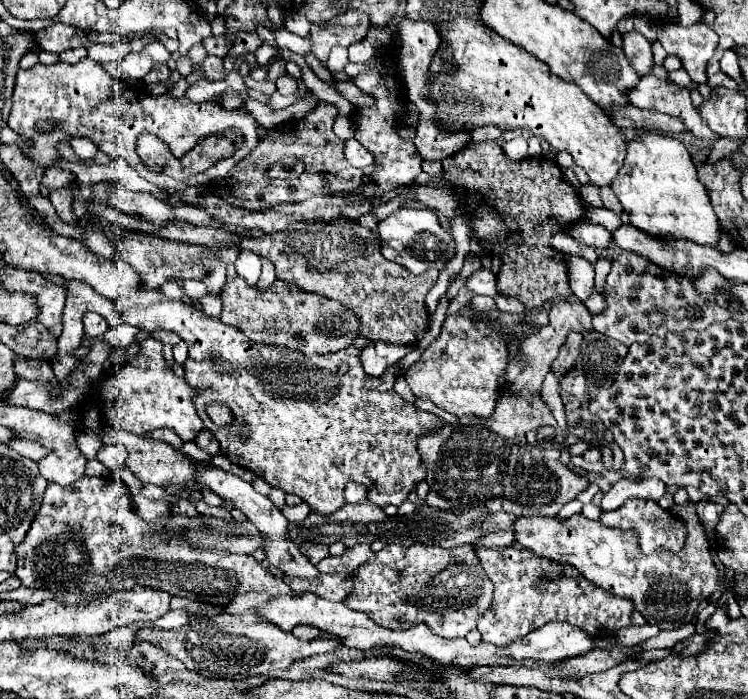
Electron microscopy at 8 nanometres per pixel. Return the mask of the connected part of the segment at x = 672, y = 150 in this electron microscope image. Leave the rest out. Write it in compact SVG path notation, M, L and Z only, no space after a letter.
M653 132L637 134L635 140L627 142L627 156L625 156L623 168L619 170L611 188L617 194L619 202L623 204L625 212L631 216L631 224L637 226L639 230L645 230L653 236L687 238L687 240L693 240L697 244L717 246L719 232L721 232L717 214L713 212L713 206L709 202L709 194L707 194L705 186L697 180L695 164L691 162L691 156L681 140L677 140L673 136L653 134Z

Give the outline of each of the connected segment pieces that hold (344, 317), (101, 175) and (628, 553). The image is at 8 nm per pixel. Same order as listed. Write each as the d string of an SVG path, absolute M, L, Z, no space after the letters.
M243 278L233 280L233 294L223 294L221 322L239 328L247 338L261 344L285 346L303 354L323 354L349 348L353 338L359 336L359 322L349 308L341 302L305 294L295 286L275 280L265 294L257 294Z
M59 158L55 164L61 170L75 172L77 180L85 182L85 184L89 184L89 182L93 184L99 180L115 180L115 182L125 184L131 190L139 190L139 178L141 176L125 158L113 158L109 164L93 164L93 166L81 166L79 162L73 164L65 158Z
M691 502L689 506L673 506L671 512L679 514L679 518L683 518L683 522L687 526L687 542L679 554L653 552L653 554L645 556L639 550L635 530L605 528L601 522L587 520L583 514L573 514L571 518L565 518L565 520L561 520L557 516L553 516L553 518L517 518L517 522L513 524L513 532L515 532L515 542L521 548L531 550L539 558L553 558L553 562L561 562L561 564L569 564L569 566L577 568L589 582L595 582L597 586L609 590L615 596L631 598L635 602L635 608L647 618L649 624L659 624L665 630L675 630L675 628L691 622L697 606L705 598L713 596L715 590L725 588L727 582L721 584L719 570L717 570L713 558L709 556L709 544L703 534L701 522L695 514L695 504Z

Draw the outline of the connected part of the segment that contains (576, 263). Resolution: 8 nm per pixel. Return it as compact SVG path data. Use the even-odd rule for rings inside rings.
M567 256L569 262L569 286L573 294L585 302L593 290L593 276L595 276L595 264L587 262L579 256Z

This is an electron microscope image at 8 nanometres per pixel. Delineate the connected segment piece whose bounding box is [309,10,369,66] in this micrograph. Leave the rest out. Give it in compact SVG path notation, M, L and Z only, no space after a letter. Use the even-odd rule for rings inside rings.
M345 10L341 22L327 22L327 24L311 24L309 40L313 54L325 66L327 56L333 46L351 46L365 38L369 30L369 18L357 10Z

